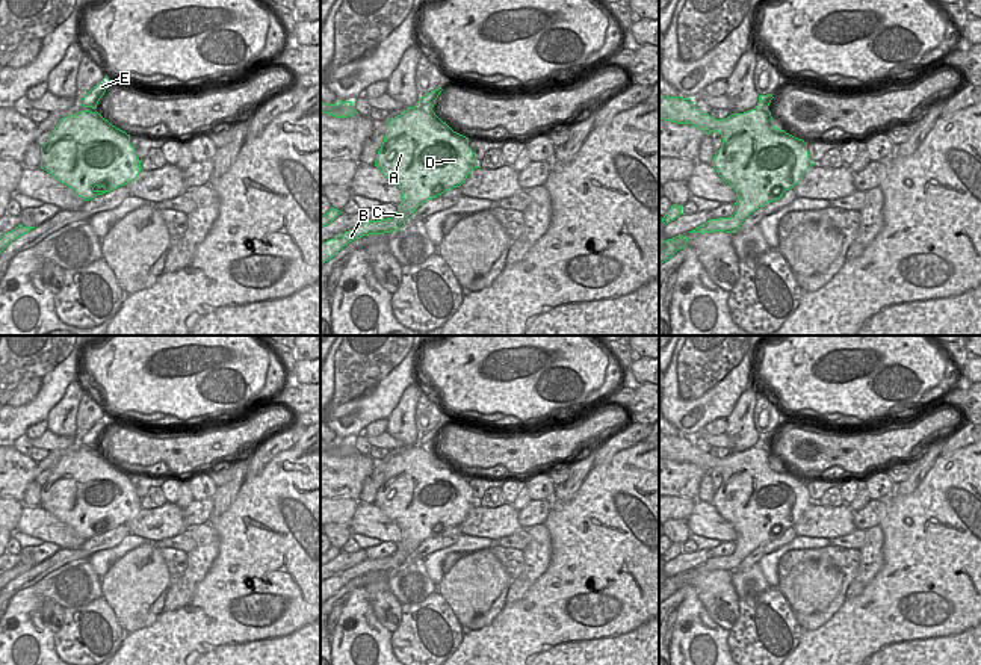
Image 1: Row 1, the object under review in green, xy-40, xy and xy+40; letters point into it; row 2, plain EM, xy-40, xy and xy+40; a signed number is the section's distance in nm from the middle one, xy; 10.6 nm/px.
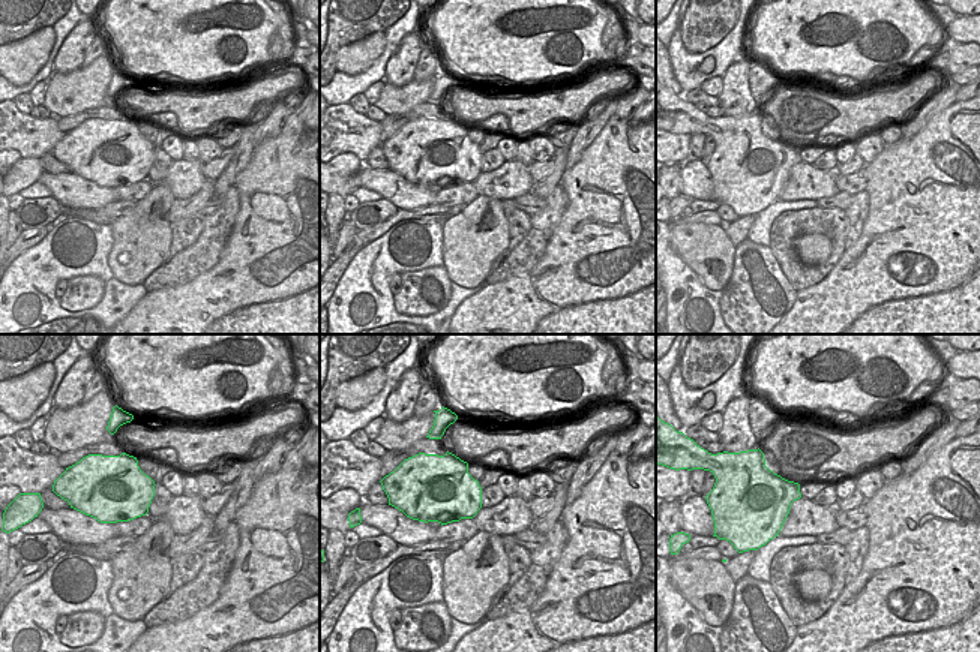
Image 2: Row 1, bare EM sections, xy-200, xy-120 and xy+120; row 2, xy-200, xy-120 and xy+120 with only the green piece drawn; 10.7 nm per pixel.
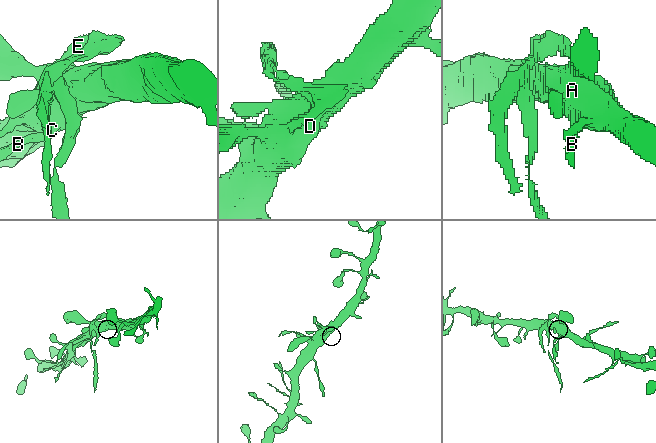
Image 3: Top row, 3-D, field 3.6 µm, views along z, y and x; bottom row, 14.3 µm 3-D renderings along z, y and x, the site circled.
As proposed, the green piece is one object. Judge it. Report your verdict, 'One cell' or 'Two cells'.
Two cells

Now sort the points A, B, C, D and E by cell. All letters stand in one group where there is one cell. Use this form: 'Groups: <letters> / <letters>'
Groups: A B C D / E

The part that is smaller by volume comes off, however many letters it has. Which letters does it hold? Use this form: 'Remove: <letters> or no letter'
Remove: E

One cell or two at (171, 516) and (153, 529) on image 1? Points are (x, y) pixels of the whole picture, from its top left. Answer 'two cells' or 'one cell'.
one cell

